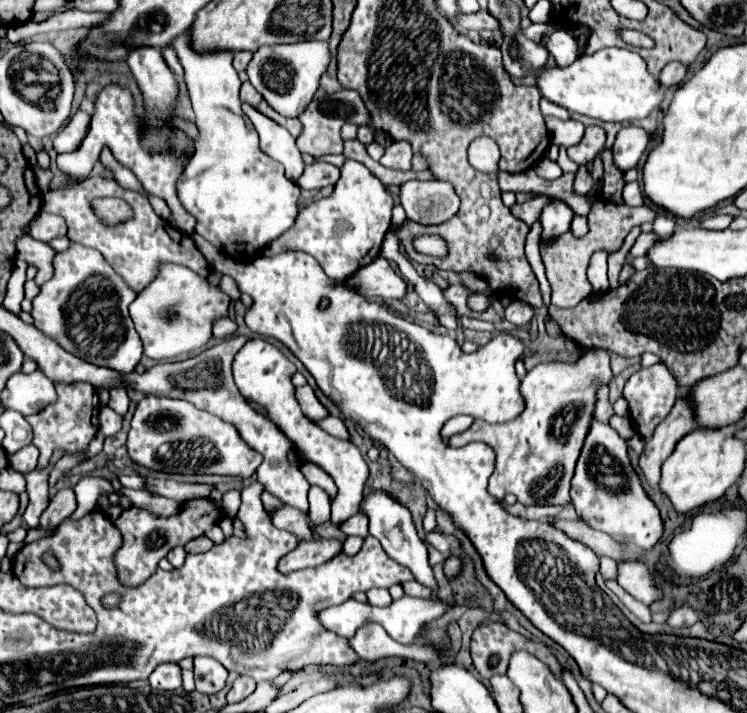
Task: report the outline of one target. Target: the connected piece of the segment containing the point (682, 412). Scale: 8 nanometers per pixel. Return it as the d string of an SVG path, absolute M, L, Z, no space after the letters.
M686 389L680 391L676 405L672 407L670 415L656 427L654 435L646 441L644 453L640 457L640 469L648 481L648 485L656 487L660 481L660 465L664 459L674 451L676 443L696 429L694 413L690 401L686 397Z

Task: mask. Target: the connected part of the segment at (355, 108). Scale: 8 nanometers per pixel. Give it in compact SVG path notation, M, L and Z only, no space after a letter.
M340 89L338 93L332 95L316 95L306 111L298 117L302 123L302 133L296 137L296 145L302 153L308 153L312 157L328 155L328 153L342 153L342 135L340 129L344 123L354 123L354 125L368 125L370 115L360 99L360 95L352 89Z

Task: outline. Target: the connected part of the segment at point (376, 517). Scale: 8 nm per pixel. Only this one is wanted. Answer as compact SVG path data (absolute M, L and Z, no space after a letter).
M374 491L370 493L368 497L364 497L362 505L364 507L364 513L368 515L370 519L370 535L376 537L380 541L380 545L384 547L384 551L396 559L398 563L406 565L414 579L428 587L432 591L432 595L436 597L438 595L438 583L434 579L434 571L432 567L428 565L428 551L426 551L426 545L422 543L422 539L416 535L416 529L414 529L414 523L412 523L412 517L410 517L410 511L406 507L402 507L398 501L394 501L390 495L386 495L384 491Z

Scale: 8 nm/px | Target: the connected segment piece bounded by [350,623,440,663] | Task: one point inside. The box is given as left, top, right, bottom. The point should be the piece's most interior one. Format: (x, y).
(371, 642)

